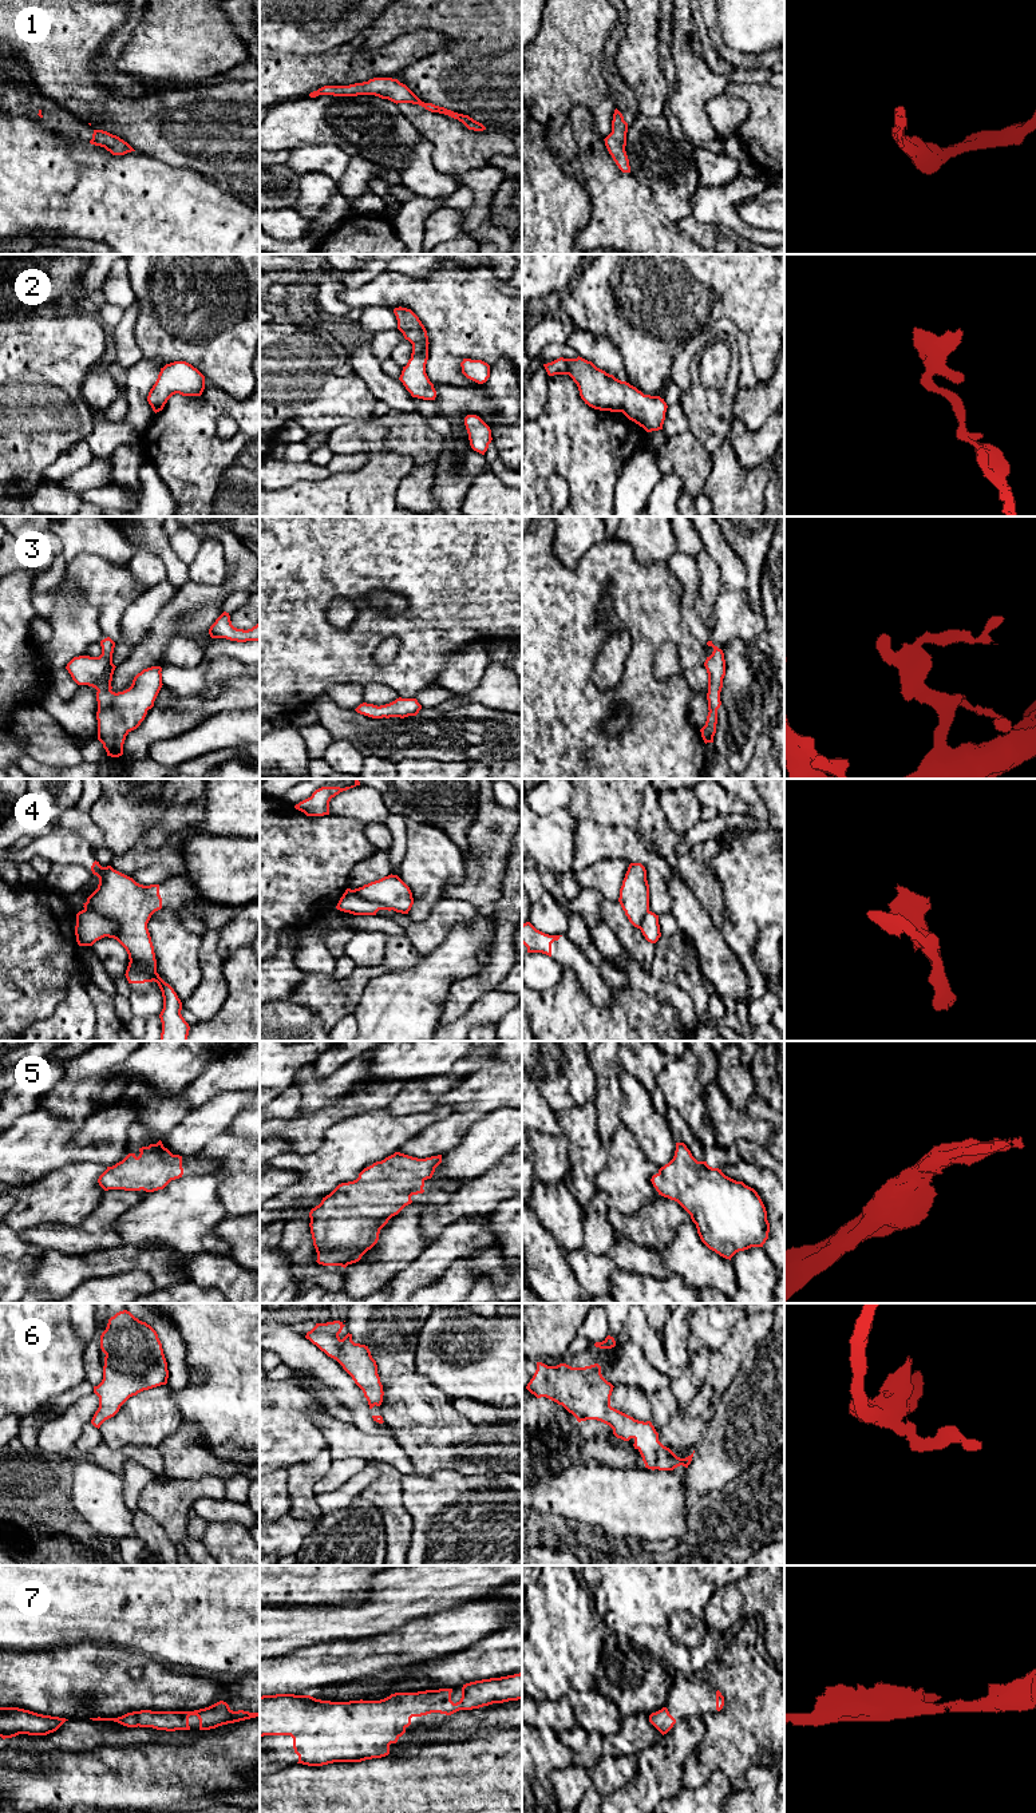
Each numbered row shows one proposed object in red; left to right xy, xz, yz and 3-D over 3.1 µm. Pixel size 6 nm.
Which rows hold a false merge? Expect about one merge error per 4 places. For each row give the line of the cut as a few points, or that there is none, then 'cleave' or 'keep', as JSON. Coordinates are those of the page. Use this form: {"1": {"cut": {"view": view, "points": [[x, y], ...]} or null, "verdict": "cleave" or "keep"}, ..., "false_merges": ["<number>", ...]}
{"1": {"cut": null, "verdict": "keep"}, "2": {"cut": null, "verdict": "keep"}, "3": {"cut": null, "verdict": "keep"}, "4": {"cut": null, "verdict": "keep"}, "5": {"cut": null, "verdict": "keep"}, "6": {"cut": null, "verdict": "keep"}, "7": {"cut": null, "verdict": "keep"}, "false_merges": []}

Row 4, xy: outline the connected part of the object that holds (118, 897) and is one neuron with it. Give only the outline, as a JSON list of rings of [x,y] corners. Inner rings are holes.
[[[99,862],[91,866],[99,878],[98,888],[83,903],[84,909],[76,914],[75,935],[79,946],[92,946],[96,941],[108,937],[116,939],[128,954],[126,978],[128,983],[157,982],[163,997],[163,1009],[159,1014],[162,1022],[161,1041],[187,1041],[190,1026],[181,1014],[182,1002],[174,989],[157,973],[154,946],[147,929],[151,915],[162,909],[159,884],[143,886],[133,878],[114,870],[102,867]]]

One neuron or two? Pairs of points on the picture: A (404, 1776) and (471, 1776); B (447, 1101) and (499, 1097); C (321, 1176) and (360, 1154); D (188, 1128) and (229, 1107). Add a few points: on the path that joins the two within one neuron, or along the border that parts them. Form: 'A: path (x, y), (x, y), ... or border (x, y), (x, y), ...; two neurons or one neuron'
A: path (420, 1776), (455, 1776); one neuron
B: path (461, 1097), (486, 1097); one neuron
C: path (331, 1167), (344, 1154), (351, 1154); one neuron
D: path (198, 1125), (218, 1113); one neuron

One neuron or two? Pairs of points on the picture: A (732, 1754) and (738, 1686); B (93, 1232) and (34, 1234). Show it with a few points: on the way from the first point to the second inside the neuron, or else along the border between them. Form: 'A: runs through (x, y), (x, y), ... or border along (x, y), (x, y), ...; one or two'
A: runs through (738, 1737), (739, 1703); one
B: runs through (78, 1235), (48, 1235); one

